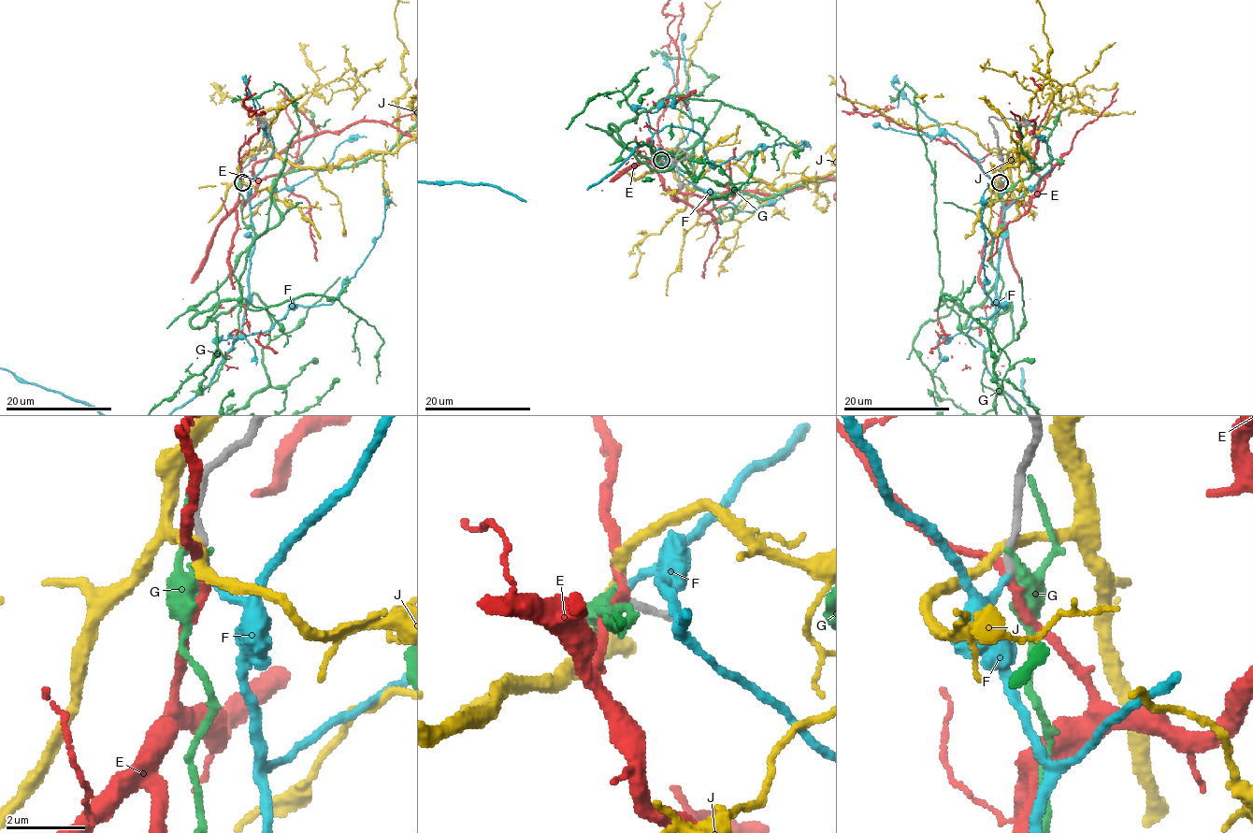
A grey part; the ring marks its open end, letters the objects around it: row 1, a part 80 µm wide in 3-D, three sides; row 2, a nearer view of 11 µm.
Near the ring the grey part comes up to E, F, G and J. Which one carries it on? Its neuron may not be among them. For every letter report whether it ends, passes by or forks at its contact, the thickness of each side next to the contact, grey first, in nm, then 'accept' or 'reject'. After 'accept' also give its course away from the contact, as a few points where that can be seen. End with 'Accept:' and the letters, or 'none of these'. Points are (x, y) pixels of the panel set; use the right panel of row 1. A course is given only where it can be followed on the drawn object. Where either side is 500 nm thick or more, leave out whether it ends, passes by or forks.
E: it passes by; calibres 200 and 200 nm; reject
F: it ends; calibres 190 and 170 nm; accept
G: it passes by; calibres 200 and 320 nm; reject
J: it passes by; calibres 240 and 240 nm; reject
Accept: F

